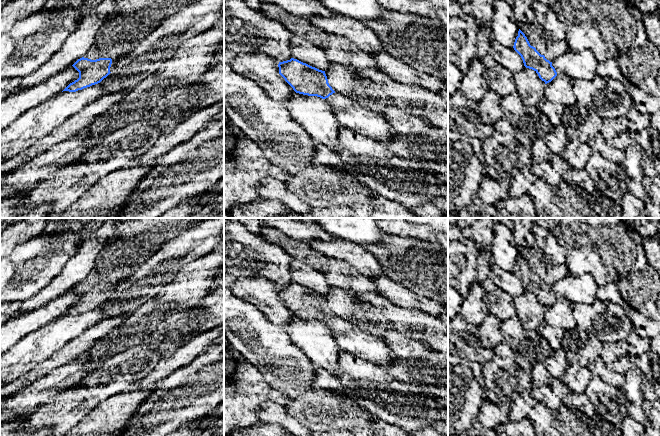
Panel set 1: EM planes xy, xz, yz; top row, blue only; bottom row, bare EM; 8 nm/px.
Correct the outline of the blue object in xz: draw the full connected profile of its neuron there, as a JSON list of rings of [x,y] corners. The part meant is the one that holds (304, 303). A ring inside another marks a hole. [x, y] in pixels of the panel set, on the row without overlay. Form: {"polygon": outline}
{"polygon": [[[297,283],[279,286],[279,298],[296,317],[317,320],[335,334],[350,331],[355,326],[336,317],[328,307],[325,295],[319,294]]]}

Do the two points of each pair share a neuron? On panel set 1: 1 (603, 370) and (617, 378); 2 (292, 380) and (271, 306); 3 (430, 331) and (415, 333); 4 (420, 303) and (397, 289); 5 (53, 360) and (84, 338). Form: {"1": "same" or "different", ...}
{"1": "same", "2": "different", "3": "same", "4": "same", "5": "same"}

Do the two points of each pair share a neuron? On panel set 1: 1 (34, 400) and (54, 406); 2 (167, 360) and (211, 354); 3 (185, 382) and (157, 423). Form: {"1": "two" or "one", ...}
{"1": "two", "2": "two", "3": "one"}

